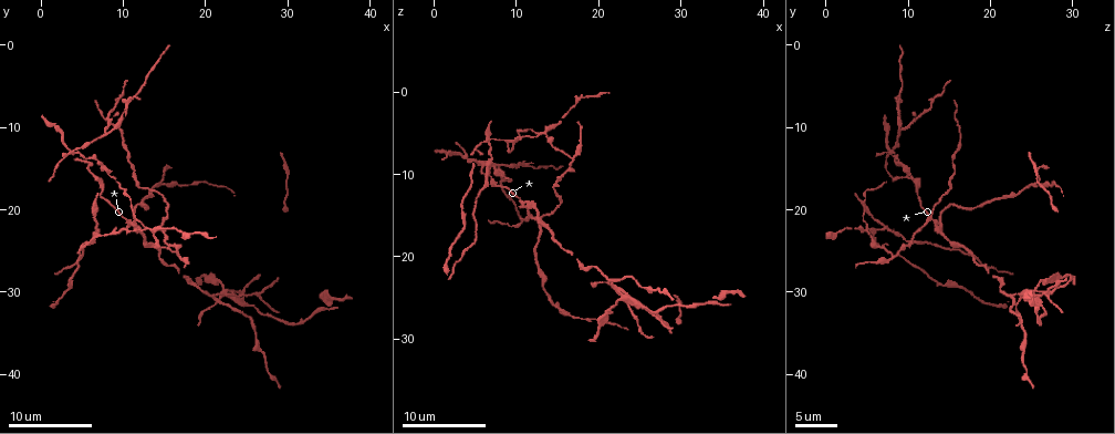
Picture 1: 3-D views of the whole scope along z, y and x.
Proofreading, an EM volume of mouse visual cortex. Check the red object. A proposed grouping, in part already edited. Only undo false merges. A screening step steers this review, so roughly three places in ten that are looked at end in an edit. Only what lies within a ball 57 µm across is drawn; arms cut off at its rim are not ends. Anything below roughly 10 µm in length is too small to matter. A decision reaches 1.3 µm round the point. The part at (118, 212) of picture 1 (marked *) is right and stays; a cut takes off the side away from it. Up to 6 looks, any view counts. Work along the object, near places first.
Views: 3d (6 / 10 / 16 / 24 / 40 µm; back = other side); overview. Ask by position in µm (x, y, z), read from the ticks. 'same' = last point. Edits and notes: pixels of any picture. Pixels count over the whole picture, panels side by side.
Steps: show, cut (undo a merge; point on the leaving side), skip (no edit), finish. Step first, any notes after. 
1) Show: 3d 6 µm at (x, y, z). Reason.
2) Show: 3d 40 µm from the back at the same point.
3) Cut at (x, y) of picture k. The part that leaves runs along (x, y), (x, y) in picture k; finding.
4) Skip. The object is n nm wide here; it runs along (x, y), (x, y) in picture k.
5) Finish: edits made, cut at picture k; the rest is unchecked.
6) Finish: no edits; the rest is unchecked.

Show: 3d 10 µm at (13.5, 22.5, 5.0). Four or more arms meet.

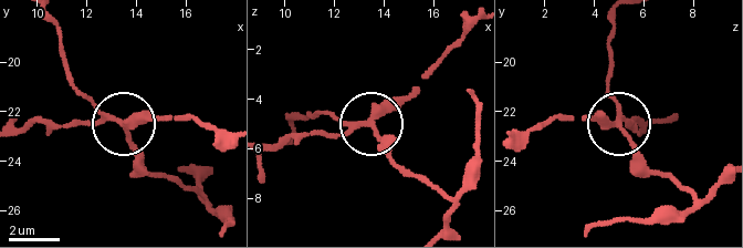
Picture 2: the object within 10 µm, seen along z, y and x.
Cut at (129, 148) of picture 2. 4 arms meet here; a second cell is stuck on.

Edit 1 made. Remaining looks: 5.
Show: overview.

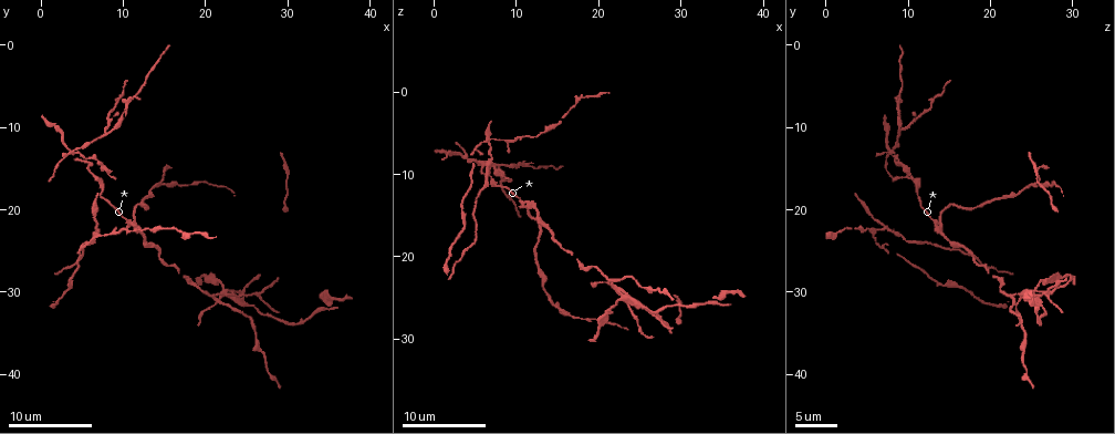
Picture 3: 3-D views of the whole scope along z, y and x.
Show: 3d 10 µm at (17.5, 28.0, 20.5). Thick turns thin.

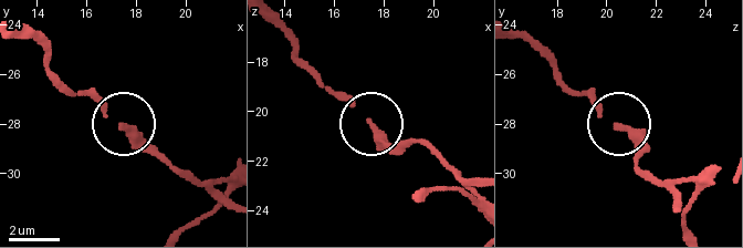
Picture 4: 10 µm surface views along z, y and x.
Skip. The object is 210 nm wide here; it runs along (516, 32), (602, 115), (625, 127), (641, 176) in picture 4; one cell here.

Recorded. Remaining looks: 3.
Show: 3d 6 µm at (11.5, 21.0, 13.5). Three-way junction.

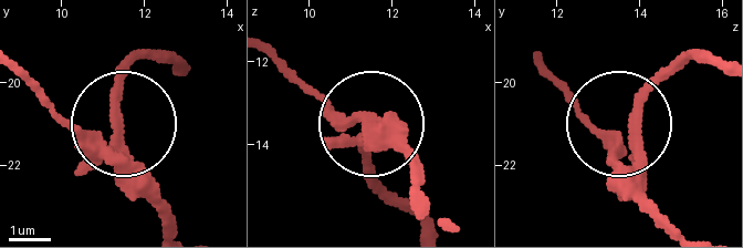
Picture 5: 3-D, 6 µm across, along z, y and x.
Skip. The object is 220 nm wide here; it runs along (291, 73), (351, 126), (410, 155) in picture 5; continuous, no second cell.

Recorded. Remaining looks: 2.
Finish: edits made, cut at picture 2; the rest is unchecked.

